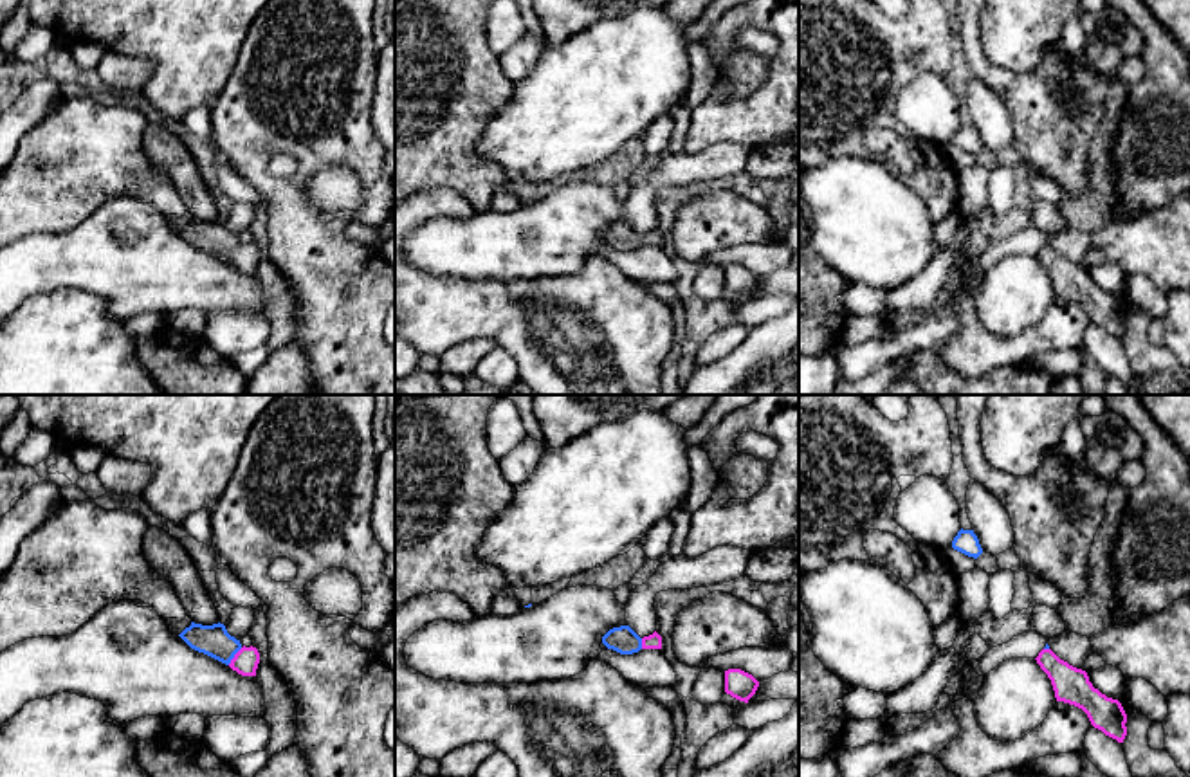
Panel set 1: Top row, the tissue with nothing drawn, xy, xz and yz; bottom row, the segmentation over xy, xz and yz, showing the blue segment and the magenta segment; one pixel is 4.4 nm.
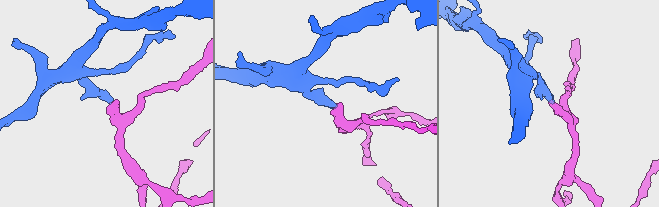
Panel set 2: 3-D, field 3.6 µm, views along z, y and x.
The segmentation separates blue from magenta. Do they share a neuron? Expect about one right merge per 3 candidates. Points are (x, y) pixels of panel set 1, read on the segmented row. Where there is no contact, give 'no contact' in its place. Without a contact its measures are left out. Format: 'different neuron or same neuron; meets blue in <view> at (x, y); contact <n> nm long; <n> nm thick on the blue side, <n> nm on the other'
same neuron; meets blue in xy at (233, 657); contact 100 nm long; 140 nm thick on the blue side, 110 nm on the other

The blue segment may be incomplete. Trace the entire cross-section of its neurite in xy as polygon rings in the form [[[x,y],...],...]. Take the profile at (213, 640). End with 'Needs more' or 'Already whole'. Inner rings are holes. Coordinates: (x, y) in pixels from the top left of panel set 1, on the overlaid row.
[[[191,622],[178,635],[191,649],[204,653],[236,671],[242,676],[256,676],[260,653],[256,647],[245,647],[231,636],[224,624],[202,626]]]. Needs more

